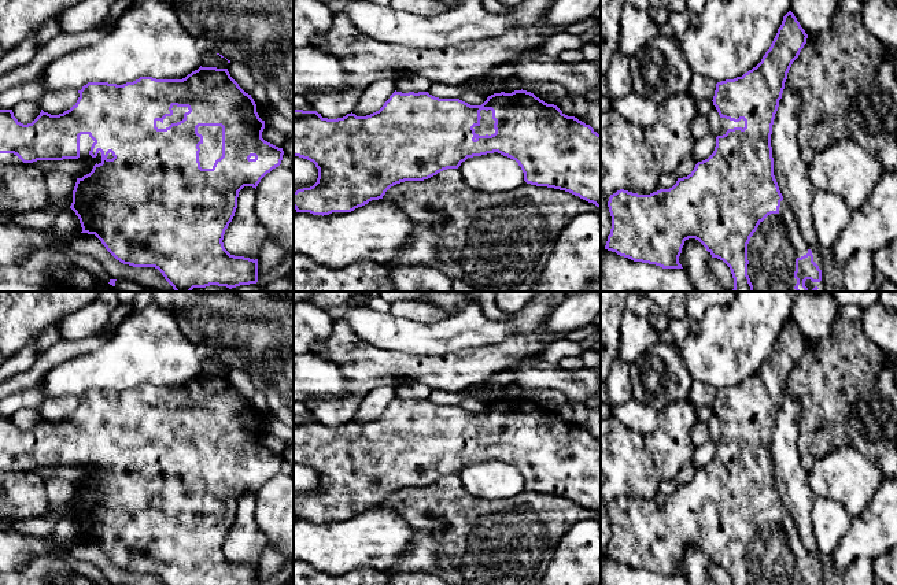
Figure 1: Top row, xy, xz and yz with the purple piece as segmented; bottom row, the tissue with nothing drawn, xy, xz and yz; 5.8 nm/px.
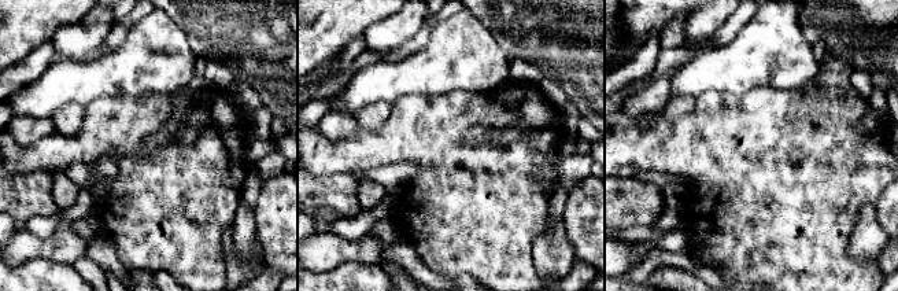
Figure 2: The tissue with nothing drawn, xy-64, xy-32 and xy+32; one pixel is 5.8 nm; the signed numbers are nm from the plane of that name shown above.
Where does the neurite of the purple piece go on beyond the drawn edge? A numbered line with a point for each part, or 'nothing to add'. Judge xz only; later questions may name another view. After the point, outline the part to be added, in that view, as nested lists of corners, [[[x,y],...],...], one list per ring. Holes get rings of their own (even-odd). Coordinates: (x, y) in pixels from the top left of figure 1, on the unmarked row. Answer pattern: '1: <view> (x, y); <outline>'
1: xz (486, 433); [[[481,416],[480,423],[481,423],[480,432],[473,434],[475,440],[479,443],[494,441],[495,440],[495,436],[494,436],[495,427],[492,426],[492,418]]]

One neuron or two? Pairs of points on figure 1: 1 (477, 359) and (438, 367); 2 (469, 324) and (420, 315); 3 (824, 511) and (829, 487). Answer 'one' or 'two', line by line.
1: one
2: two
3: two

